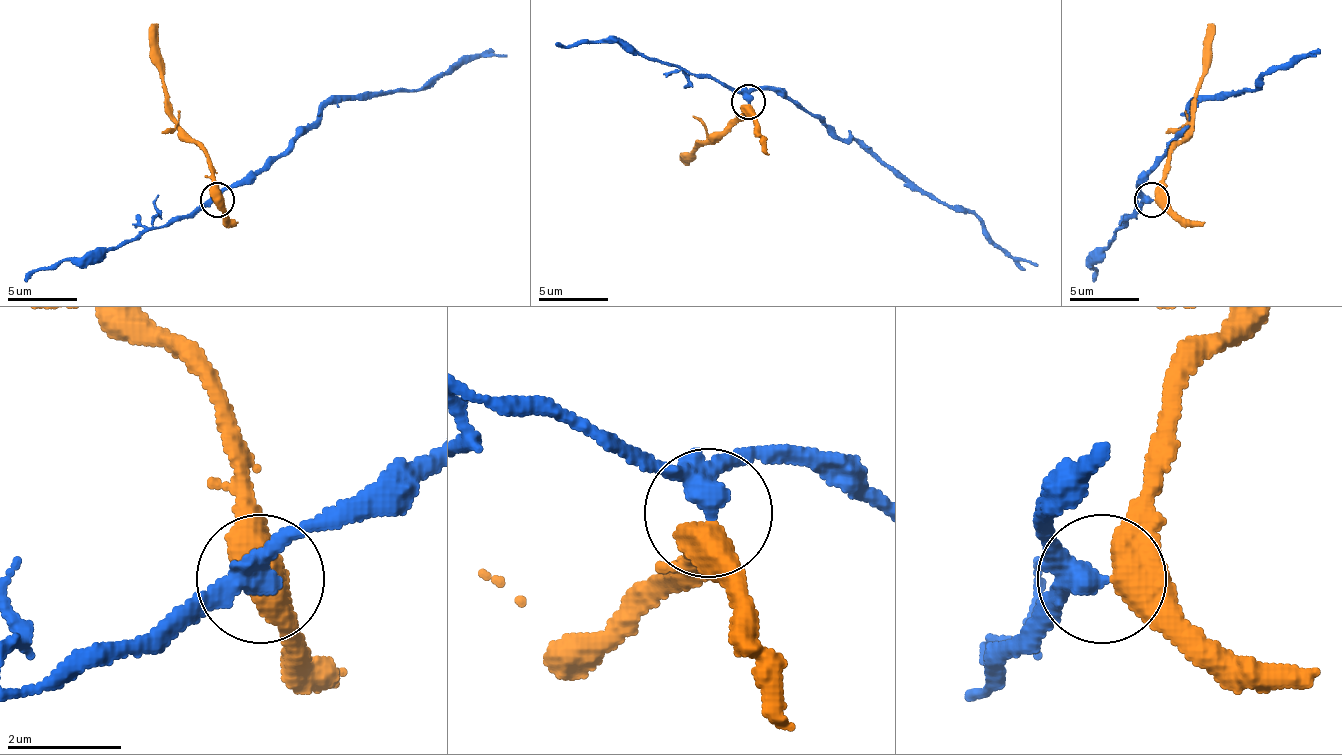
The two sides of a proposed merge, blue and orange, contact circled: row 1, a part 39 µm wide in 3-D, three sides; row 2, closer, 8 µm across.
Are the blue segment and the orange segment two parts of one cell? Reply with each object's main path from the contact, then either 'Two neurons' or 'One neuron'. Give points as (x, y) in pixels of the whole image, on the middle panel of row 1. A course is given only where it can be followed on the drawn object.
Course of blue: (747, 103), (758, 89), (779, 89), (841, 138), (859, 145), (918, 187), (977, 218), (998, 246), (1037, 267). Course of orange: (747, 103), (740, 117), (705, 145), (681, 159). Two neurons

